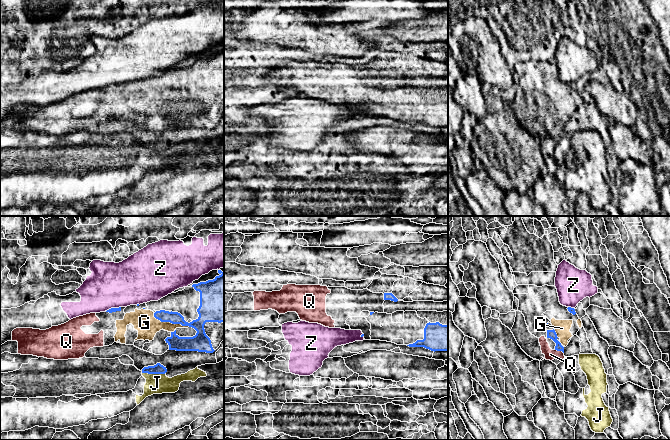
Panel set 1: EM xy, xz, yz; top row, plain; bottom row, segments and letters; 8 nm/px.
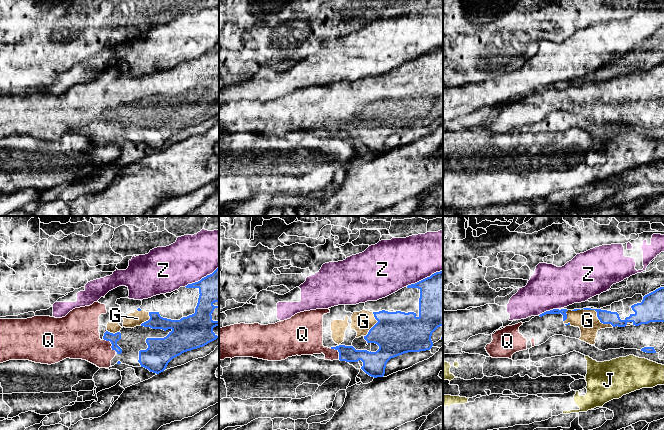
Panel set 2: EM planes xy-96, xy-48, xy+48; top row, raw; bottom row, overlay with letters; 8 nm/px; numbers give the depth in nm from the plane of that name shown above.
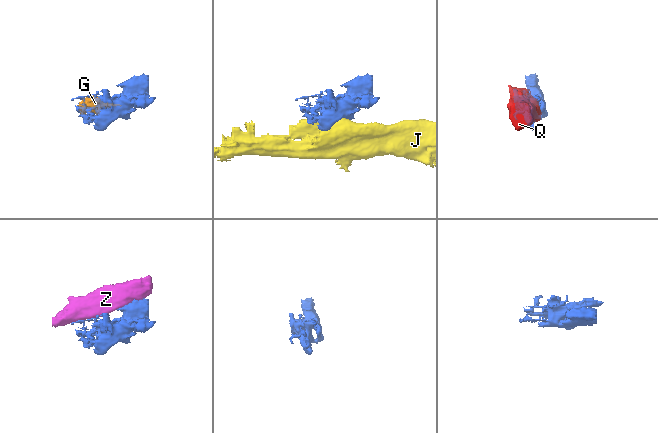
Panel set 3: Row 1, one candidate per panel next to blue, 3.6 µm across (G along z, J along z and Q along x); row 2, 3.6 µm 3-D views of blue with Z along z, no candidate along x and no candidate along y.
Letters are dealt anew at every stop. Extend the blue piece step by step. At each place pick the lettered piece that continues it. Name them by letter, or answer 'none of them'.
G, Q

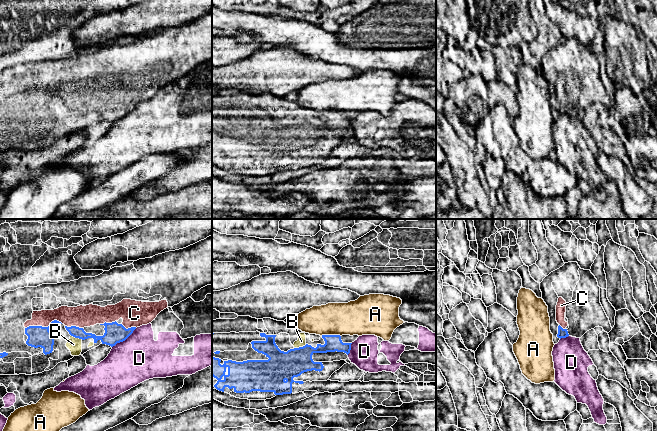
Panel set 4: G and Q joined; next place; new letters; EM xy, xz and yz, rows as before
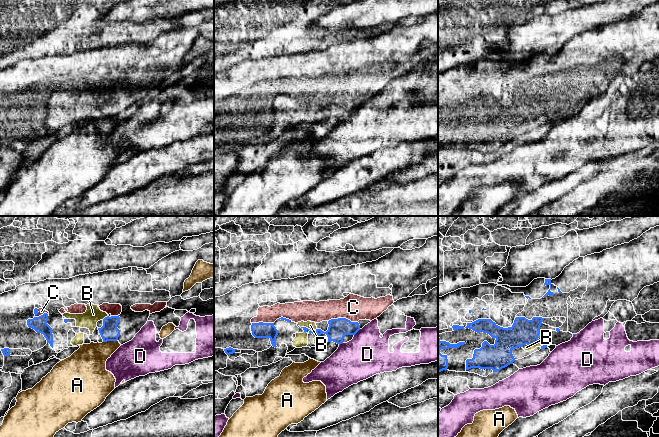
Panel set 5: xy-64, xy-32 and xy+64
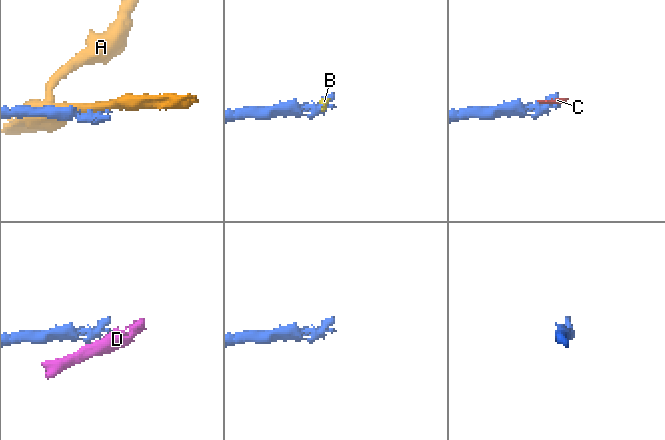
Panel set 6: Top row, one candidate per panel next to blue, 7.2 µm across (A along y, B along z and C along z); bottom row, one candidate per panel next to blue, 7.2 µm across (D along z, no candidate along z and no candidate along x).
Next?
B, C

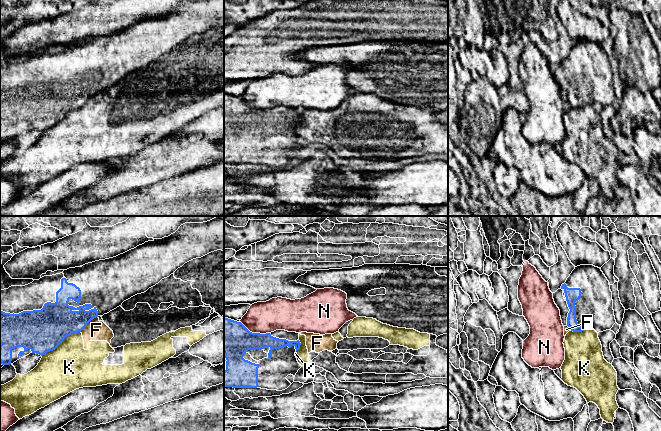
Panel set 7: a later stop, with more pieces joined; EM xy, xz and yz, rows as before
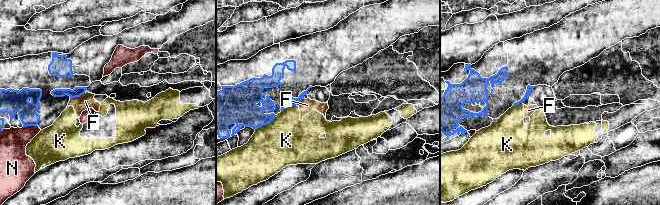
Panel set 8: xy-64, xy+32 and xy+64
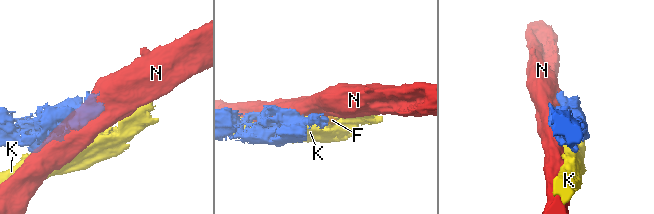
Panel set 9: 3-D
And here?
none of them

